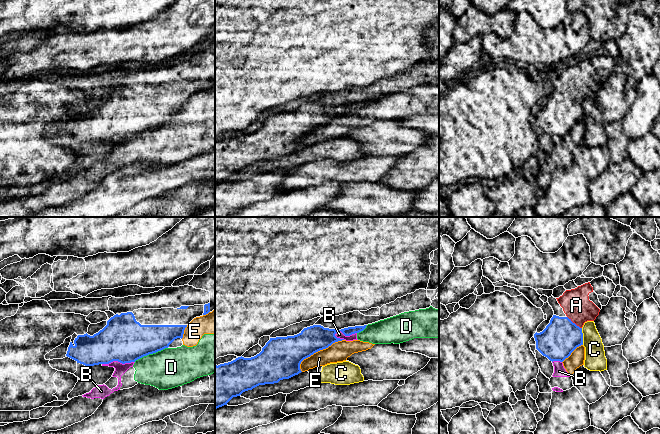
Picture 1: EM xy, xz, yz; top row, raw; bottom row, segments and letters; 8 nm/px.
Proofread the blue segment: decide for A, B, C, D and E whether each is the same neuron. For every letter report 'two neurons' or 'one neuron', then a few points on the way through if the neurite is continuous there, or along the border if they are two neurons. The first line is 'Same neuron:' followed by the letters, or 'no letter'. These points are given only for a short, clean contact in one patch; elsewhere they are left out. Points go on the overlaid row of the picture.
Same neuron: A
A: one neuron
B: two neurons; border xy (134, 361), (126, 363), (111, 361), (102, 364)
C: two neurons; border yz (581, 328), (583, 344)
D: two neurons
E: two neurons

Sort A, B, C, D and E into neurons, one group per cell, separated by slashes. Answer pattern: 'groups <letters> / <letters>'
groups A / B D E / C

